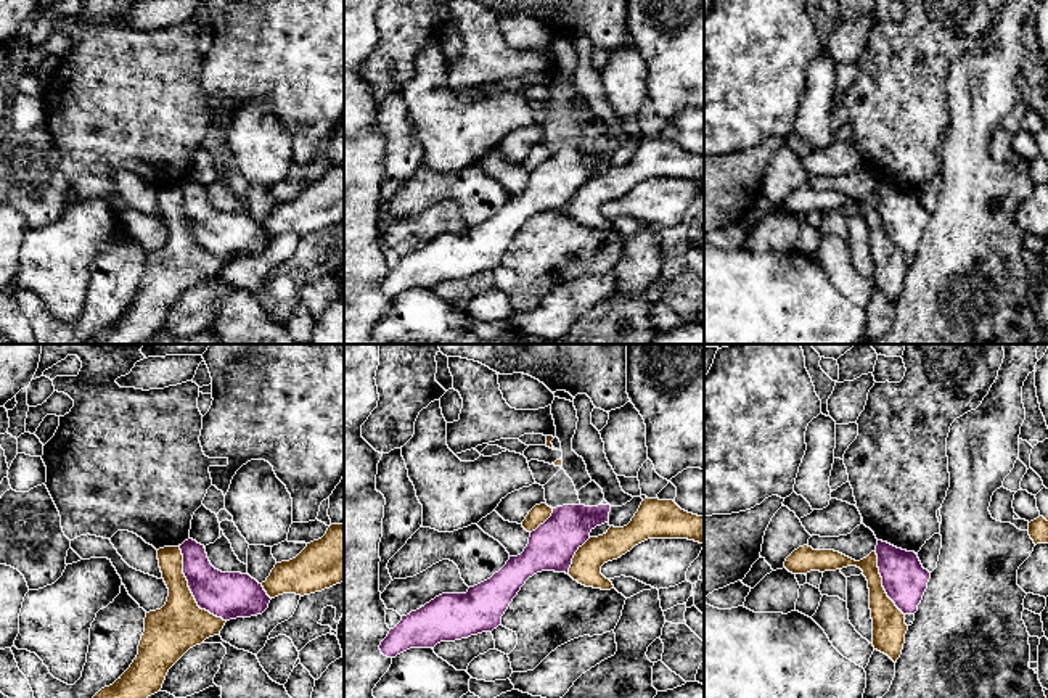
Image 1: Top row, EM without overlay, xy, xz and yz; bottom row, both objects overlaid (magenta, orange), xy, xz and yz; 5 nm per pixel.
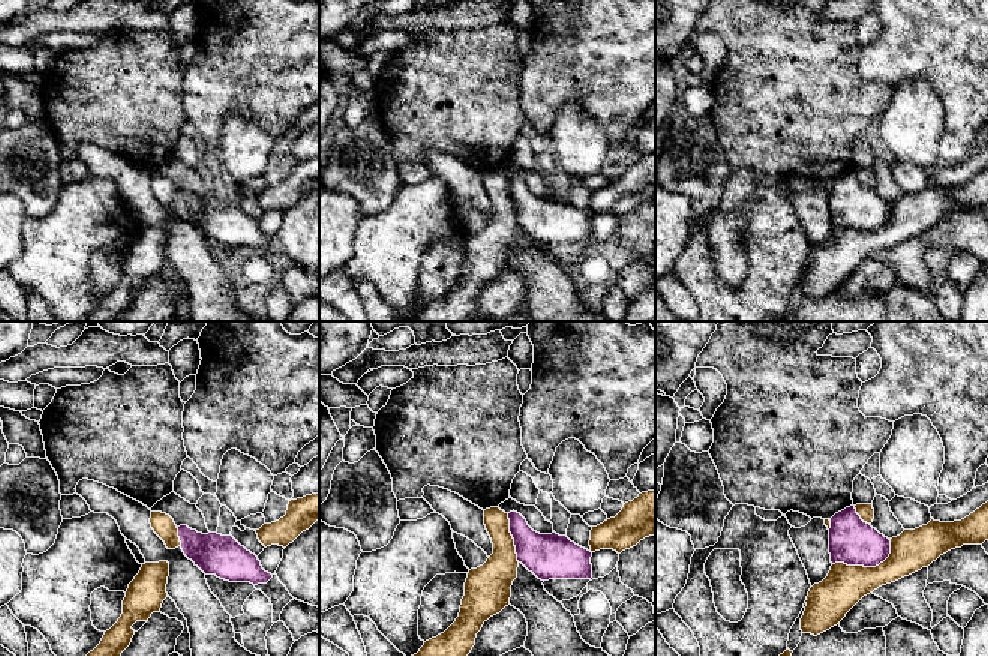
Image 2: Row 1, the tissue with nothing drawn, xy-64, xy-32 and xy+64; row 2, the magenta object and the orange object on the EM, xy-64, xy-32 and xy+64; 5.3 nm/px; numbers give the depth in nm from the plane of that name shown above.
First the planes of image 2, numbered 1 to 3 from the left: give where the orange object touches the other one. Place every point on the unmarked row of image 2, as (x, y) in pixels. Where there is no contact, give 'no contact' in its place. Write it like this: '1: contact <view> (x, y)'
1: contact xy-64 (179, 200)
2: contact xy-32 (513, 201)
3: contact xy+64 (867, 230)

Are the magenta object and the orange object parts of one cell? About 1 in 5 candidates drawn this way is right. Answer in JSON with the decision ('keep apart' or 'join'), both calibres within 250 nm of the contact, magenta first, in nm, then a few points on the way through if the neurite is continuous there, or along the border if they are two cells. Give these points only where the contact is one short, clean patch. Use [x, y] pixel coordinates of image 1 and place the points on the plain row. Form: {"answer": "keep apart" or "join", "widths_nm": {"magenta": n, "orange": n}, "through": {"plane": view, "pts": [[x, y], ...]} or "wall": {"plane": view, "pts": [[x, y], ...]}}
{"answer": "keep apart", "widths_nm": {"magenta": 240, "orange": 260}}

